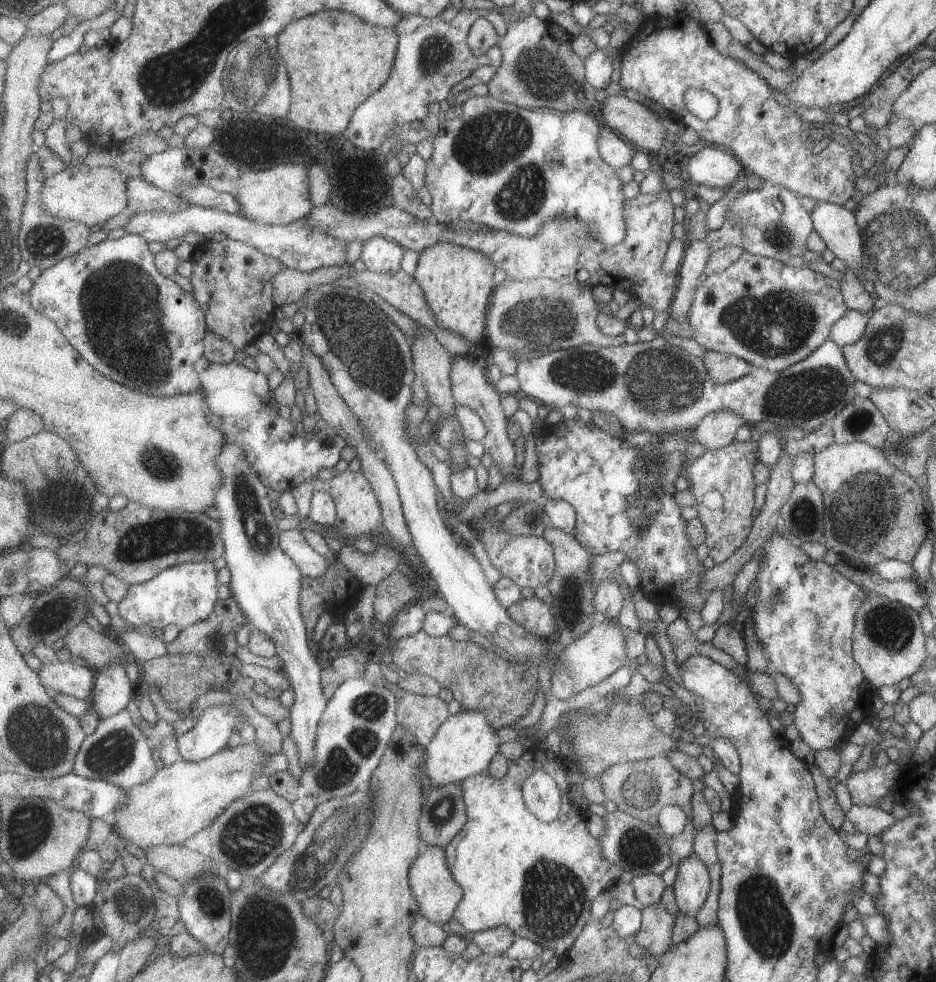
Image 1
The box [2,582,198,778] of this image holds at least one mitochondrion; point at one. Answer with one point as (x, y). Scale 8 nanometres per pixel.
(39, 736)

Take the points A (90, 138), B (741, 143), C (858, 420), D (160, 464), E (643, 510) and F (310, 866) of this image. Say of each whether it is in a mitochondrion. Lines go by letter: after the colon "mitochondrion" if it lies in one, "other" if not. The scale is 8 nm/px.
A: other
B: other
C: mitochondrion
D: mitochondrion
E: mitochondrion
F: mitochondrion

